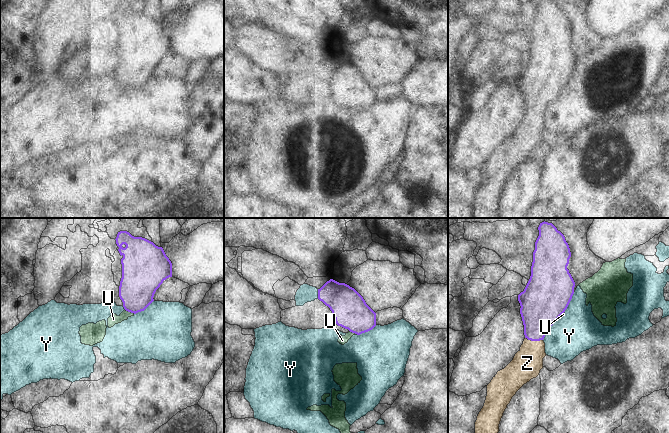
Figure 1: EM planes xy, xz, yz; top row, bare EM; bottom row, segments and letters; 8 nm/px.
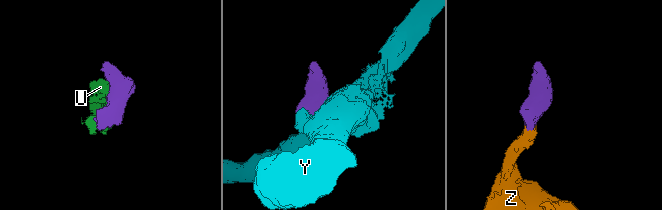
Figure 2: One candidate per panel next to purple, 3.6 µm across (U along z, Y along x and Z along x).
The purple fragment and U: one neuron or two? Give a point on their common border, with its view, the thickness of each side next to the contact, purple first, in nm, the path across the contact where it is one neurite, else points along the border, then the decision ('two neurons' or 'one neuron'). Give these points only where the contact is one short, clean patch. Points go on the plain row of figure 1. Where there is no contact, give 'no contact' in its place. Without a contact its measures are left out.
meets purple in xy at (130, 87); 300 nm thick on the purple side, 80 nm on the other; border along xy (125, 85), (134, 89); two neurons

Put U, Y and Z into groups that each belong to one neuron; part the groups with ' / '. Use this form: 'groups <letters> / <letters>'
groups U Y / Z

